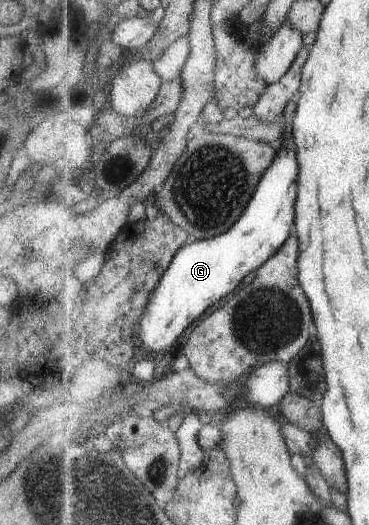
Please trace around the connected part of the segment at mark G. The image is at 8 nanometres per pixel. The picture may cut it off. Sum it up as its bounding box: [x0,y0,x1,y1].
[138,137,298,353]

